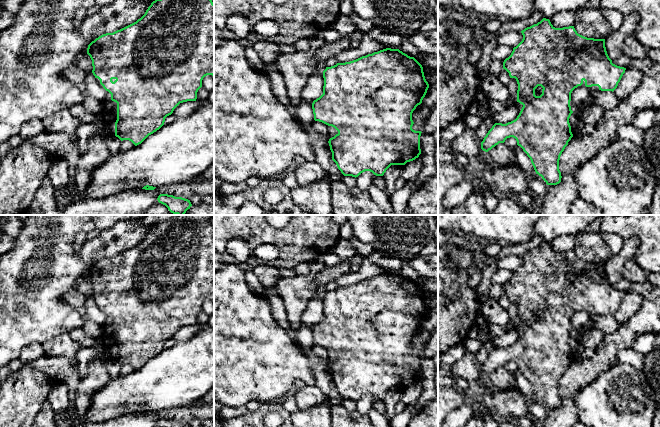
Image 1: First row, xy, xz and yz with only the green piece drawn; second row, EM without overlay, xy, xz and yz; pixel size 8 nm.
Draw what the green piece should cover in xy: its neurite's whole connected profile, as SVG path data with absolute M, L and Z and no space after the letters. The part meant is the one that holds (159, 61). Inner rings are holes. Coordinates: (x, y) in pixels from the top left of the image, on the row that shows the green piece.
M155 0L136 22L113 33L103 34L92 41L88 45L87 54L92 60L92 73L105 90L105 99L102 102L104 128L108 130L108 135L115 135L121 141L129 140L137 146L149 135L159 130L164 125L165 118L171 115L180 103L196 101L197 92L202 87L202 80L205 76L214 77L214 3L212 0Z

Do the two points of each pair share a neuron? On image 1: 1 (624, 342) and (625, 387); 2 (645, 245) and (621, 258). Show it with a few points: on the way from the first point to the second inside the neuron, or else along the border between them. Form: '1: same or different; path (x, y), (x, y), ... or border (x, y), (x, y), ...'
1: different; border (615, 364), (603, 370), (595, 378)
2: different; border (634, 236), (636, 239), (636, 251), (632, 258)

